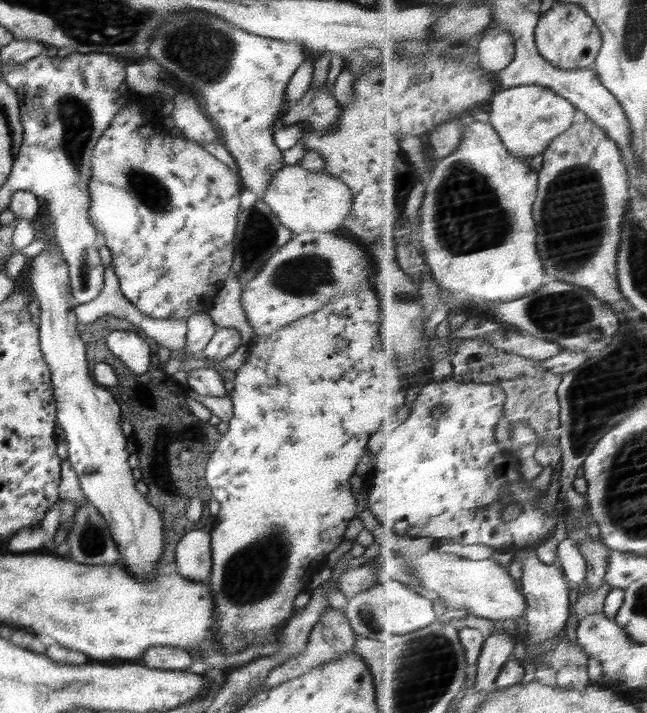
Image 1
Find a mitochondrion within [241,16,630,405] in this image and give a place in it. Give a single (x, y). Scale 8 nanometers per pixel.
(571, 213)

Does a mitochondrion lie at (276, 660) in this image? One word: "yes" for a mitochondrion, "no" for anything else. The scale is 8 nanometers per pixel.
no

